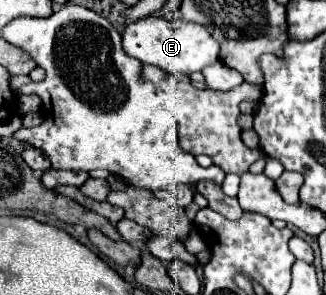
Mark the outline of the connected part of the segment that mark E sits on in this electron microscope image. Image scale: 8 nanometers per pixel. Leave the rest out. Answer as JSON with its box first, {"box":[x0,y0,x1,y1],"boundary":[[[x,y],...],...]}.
{"box":[123,16,219,74],"boundary":[[[147,16],[137,22],[127,24],[123,30],[123,50],[127,56],[137,58],[143,64],[159,66],[171,74],[193,74],[201,72],[205,66],[219,60],[219,42],[211,38],[211,34],[193,22],[183,20],[165,20],[157,16]]]}

